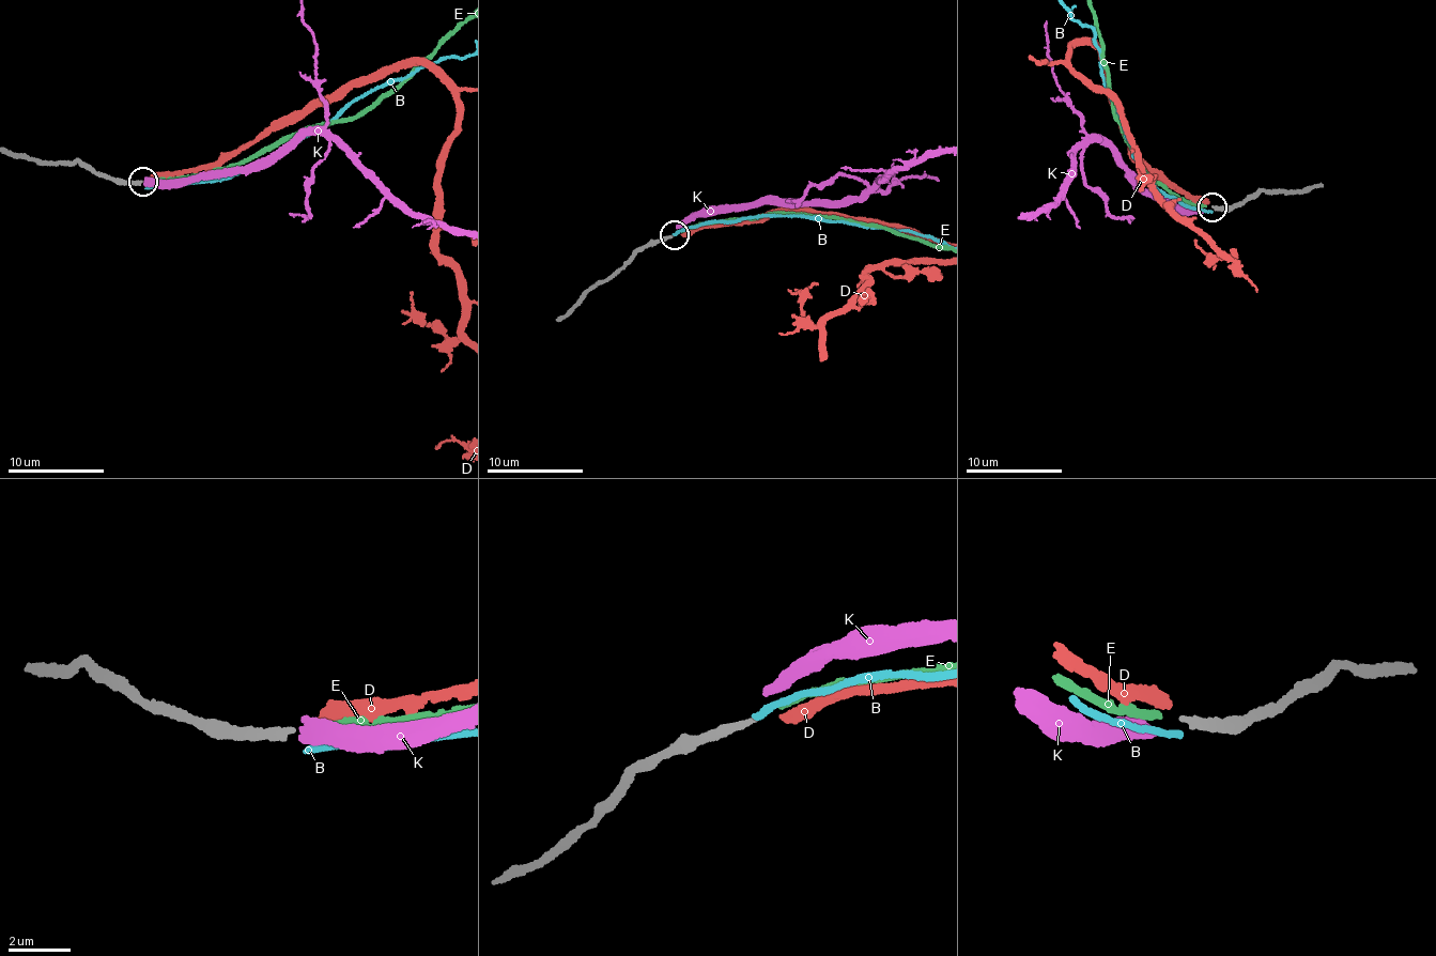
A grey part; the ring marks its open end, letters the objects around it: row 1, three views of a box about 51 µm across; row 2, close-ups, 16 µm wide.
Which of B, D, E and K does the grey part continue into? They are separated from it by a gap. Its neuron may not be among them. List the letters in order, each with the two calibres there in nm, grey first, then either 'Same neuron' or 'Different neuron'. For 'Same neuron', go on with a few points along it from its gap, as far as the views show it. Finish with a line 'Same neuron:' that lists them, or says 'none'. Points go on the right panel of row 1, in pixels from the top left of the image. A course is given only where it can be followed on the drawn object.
B: Thickness 220 nm (grey) against 240 nm. Different neuron
D: Thickness 220 nm (grey) against 400 nm. Different neuron
E: Thickness 220 nm (grey) against 240 nm. Same neuron
K: Thickness 220 nm (grey) against 400 nm. Different neuron
Same neuron: E

